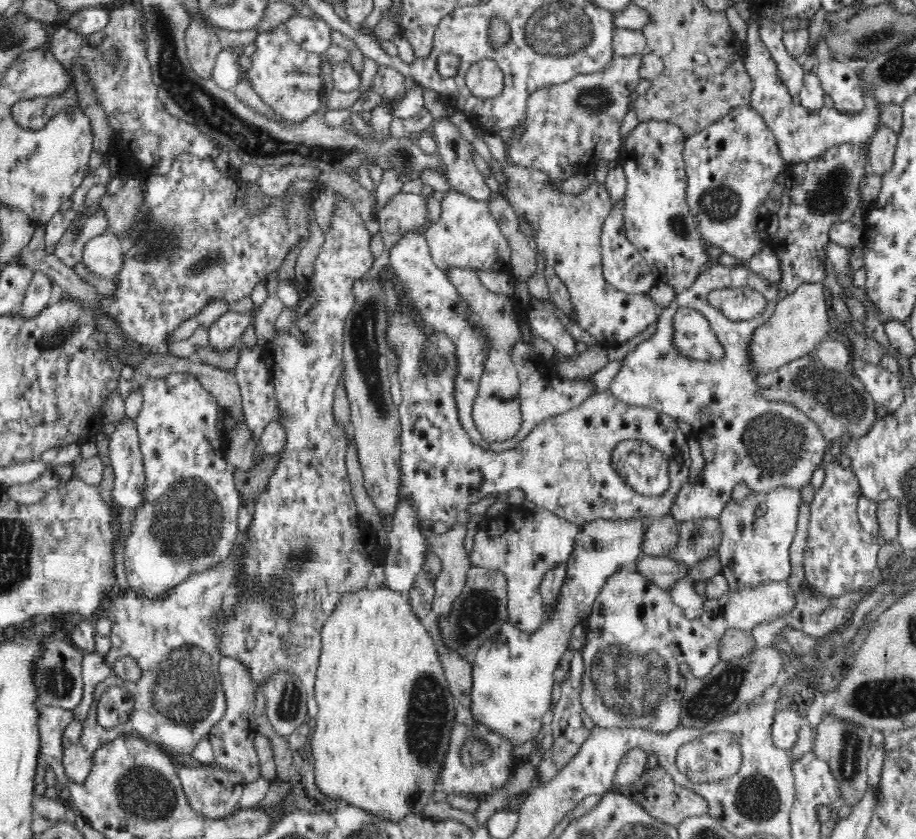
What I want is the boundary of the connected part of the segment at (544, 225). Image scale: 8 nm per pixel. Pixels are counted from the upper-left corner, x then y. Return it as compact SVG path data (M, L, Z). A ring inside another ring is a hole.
M486 134L483 141L488 146L491 158L500 164L500 168L506 176L505 197L508 198L510 206L516 210L516 214L522 220L532 224L536 252L540 252L546 258L546 262L554 268L558 278L565 284L574 307L573 312L578 317L577 324L592 335L597 343L603 345L606 350L643 333L657 318L656 313L659 309L655 302L648 293L630 294L614 288L606 281L602 272L601 232L612 208L609 188L604 186L604 183L591 182L590 188L582 194L576 194L576 196L564 194L564 192L560 192L560 179L554 179L550 175L546 175L545 172L533 168L516 166L514 163L508 164L506 145L499 135Z

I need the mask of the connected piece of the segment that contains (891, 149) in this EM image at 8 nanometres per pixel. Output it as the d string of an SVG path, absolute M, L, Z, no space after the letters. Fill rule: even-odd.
M886 124L873 132L869 142L869 171L882 176L891 167L897 143L896 131Z

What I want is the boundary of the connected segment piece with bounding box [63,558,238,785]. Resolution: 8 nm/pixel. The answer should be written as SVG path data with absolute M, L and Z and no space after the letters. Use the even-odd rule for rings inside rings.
M224 558L209 571L198 572L197 575L190 576L185 583L178 584L178 587L175 587L166 599L139 598L131 587L125 592L120 591L112 598L107 617L111 624L109 637L112 646L105 656L106 662L110 668L113 668L113 662L120 655L132 656L138 661L142 674L136 682L130 683L117 680L115 673L112 672L108 678L96 685L89 713L86 720L81 722L82 734L79 742L75 747L63 750L64 770L70 781L82 785L89 775L92 753L95 749L122 734L134 733L138 737L143 737L144 740L159 745L174 757L191 754L202 739L210 736L212 725L223 717L226 710L226 699L218 672L218 663L222 656L219 654L218 643L215 642L215 620L212 620L210 616L214 616L215 613L230 613L231 609L235 608L236 600L238 600L238 595L236 595L234 558ZM112 685L124 687L133 694L134 708L124 724L106 728L97 721L97 702L106 689Z

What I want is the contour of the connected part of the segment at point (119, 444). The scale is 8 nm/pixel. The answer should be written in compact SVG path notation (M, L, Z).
M127 416L119 420L108 445L114 473L112 496L122 507L136 509L144 500L144 465L136 421Z

